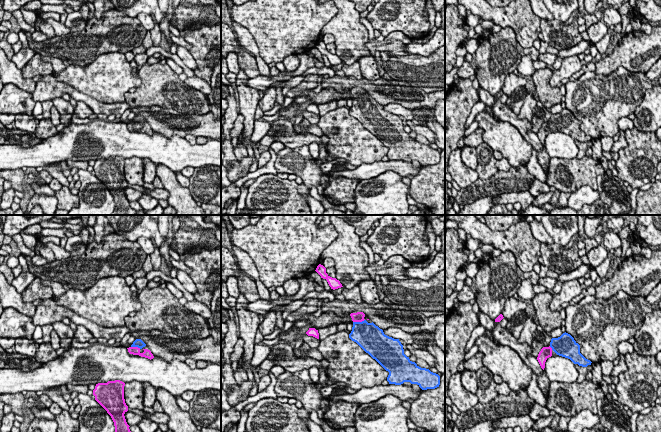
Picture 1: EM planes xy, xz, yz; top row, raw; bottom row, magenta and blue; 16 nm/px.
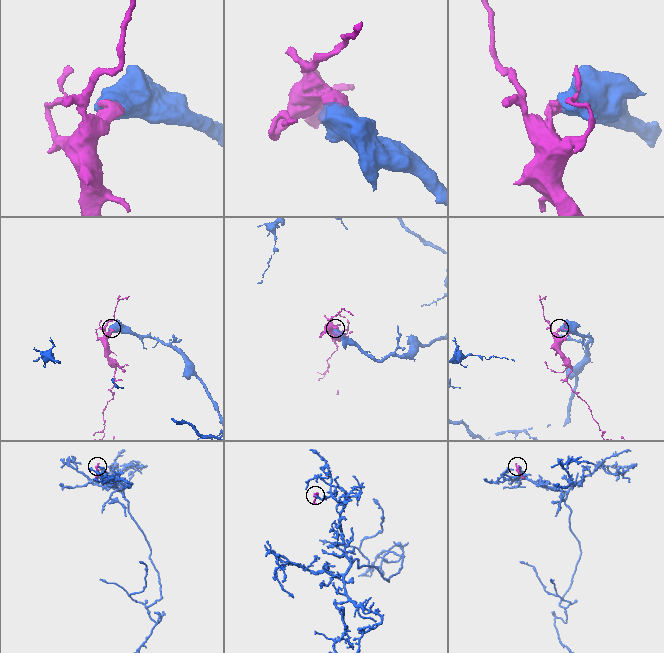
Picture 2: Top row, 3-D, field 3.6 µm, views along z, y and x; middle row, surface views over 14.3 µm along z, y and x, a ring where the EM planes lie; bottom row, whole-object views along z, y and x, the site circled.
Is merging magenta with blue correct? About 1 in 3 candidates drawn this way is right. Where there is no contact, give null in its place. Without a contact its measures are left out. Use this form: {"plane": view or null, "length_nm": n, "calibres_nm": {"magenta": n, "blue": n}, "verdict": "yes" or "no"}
{"plane": "xz", "length_nm": 200, "calibres_nm": {"magenta": 160, "blue": 400}, "verdict": "yes"}

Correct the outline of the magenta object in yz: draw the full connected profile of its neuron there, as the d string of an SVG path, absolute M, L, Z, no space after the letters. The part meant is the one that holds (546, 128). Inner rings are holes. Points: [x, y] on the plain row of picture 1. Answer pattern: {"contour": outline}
{"contour": "M566 108L558 114L552 114L550 122L543 123L539 128L537 136L543 146L545 144L546 136L552 132L553 127L557 131L568 134L574 140L578 140L582 143L587 143L592 139L580 129L580 121Z"}

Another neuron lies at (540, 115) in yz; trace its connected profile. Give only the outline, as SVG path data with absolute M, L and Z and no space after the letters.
M536 106L533 109L532 132L538 133L538 130L543 123L550 122L551 115L552 114L550 112L550 109L547 109L545 107L539 108Z

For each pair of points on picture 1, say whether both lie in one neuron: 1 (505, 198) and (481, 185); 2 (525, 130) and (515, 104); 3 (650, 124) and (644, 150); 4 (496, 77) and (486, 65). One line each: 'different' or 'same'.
1: different
2: different
3: different
4: same

